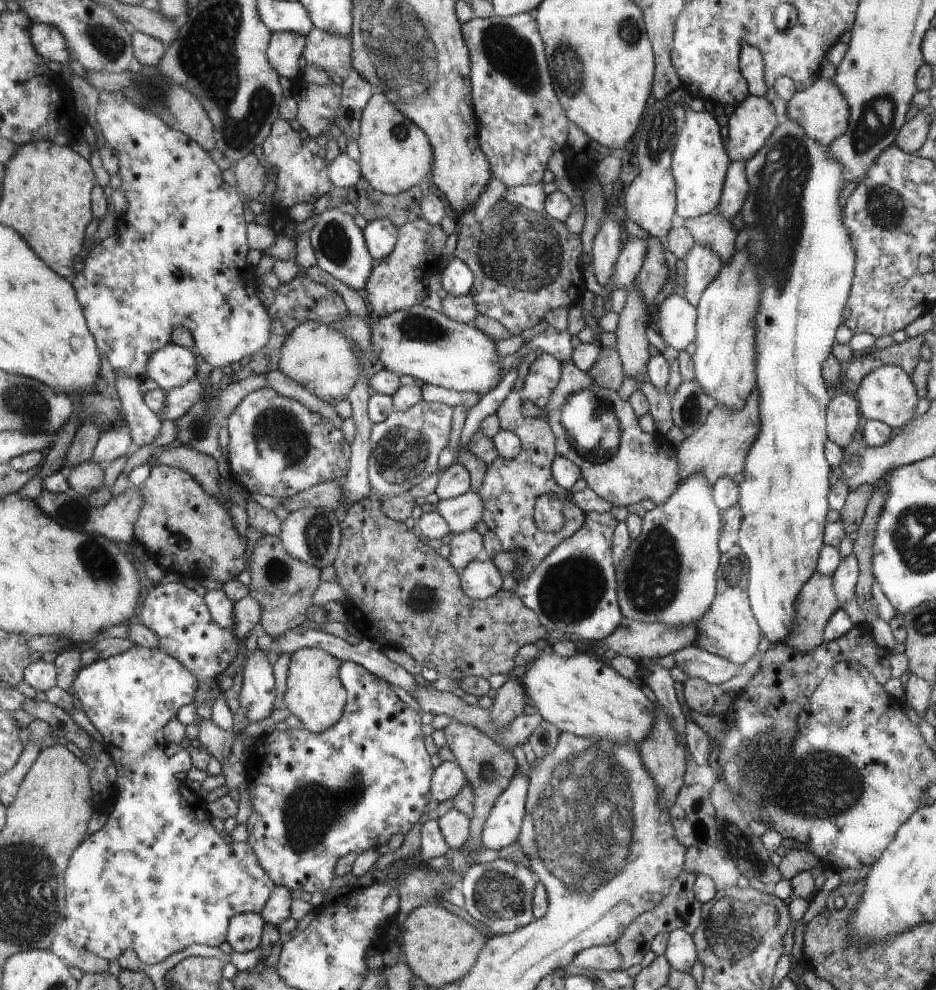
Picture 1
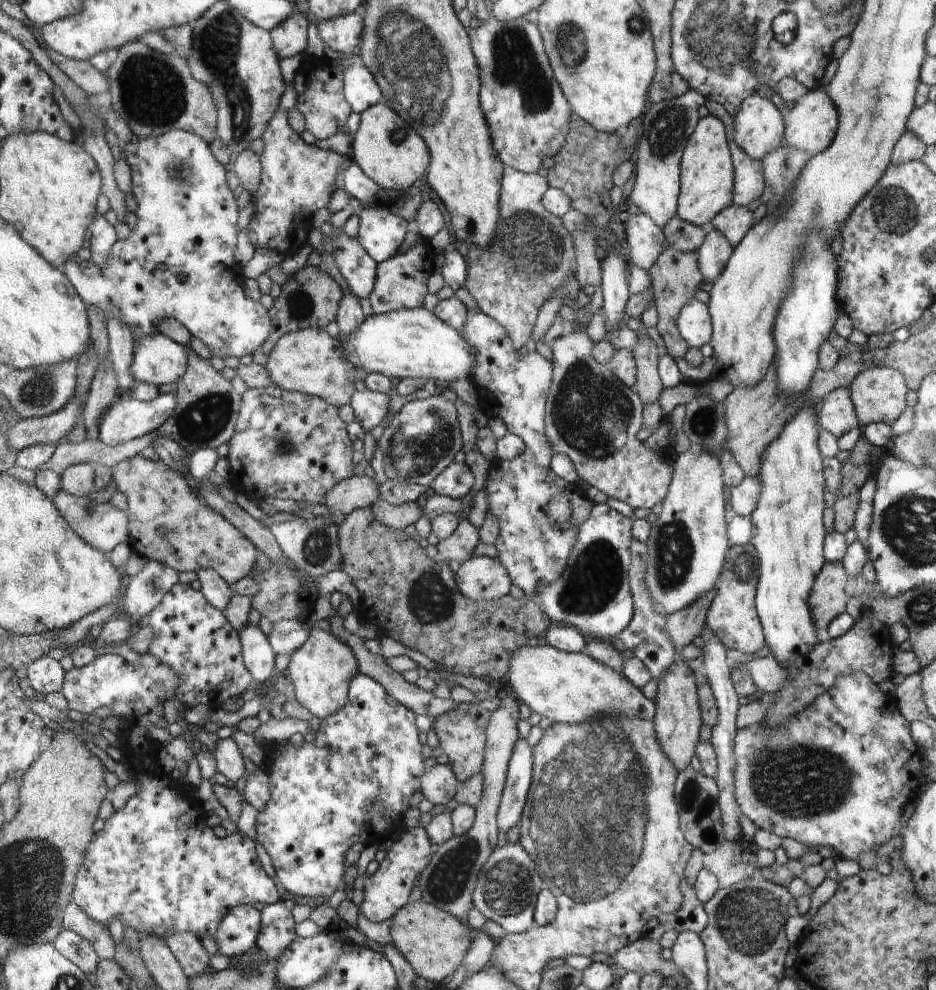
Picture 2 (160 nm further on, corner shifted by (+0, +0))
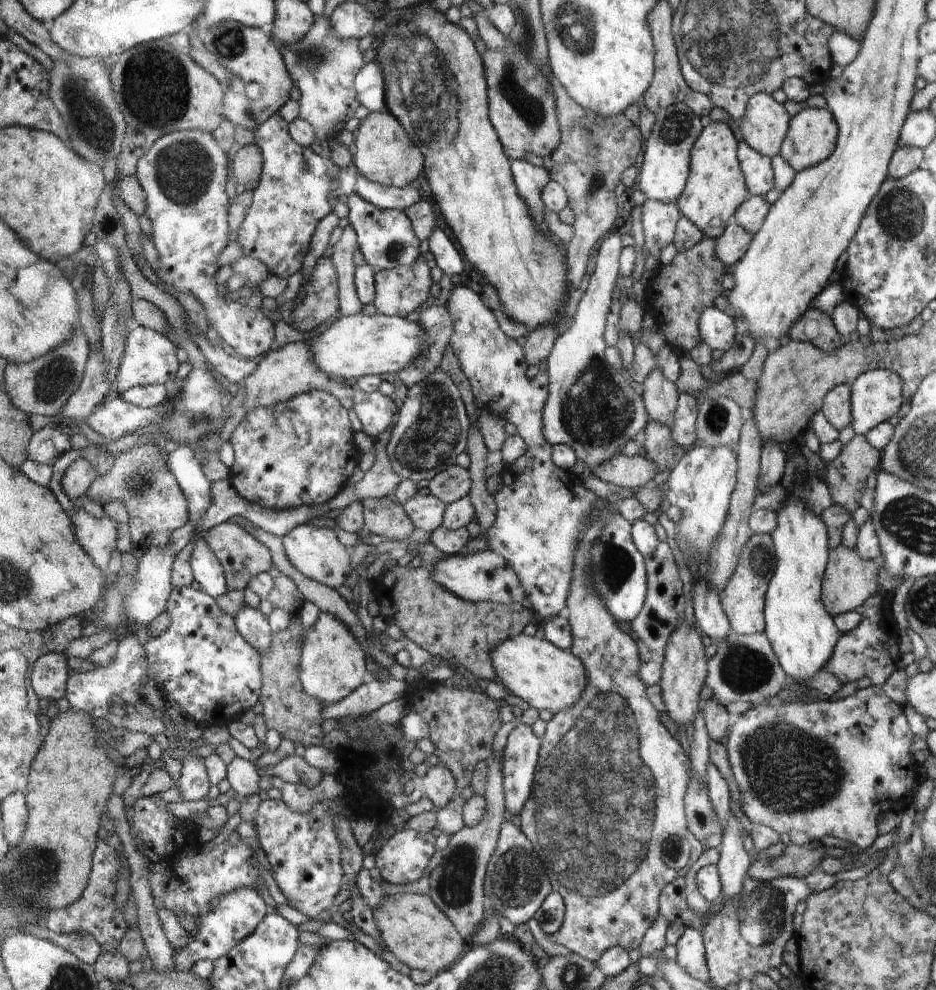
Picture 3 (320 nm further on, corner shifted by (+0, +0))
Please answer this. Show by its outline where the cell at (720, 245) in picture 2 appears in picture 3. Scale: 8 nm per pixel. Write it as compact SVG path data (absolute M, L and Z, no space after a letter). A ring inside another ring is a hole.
M735 220L730 221L725 232L716 239L717 246L715 251L717 252L717 257L723 263L726 263L726 266L736 265L750 250L754 237L754 232L747 231Z

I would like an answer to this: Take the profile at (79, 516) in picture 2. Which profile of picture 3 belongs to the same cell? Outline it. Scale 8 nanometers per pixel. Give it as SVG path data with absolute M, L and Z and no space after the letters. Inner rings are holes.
M75 502L74 526L77 526L78 542L84 547L89 557L93 559L94 564L103 572L108 570L110 554L116 548L116 524L112 522L107 514L104 518L96 518L88 514L84 509Z

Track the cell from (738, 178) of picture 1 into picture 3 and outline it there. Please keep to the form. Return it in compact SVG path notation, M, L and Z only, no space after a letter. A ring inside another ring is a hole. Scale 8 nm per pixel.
M745 140L739 145L738 154L750 194L764 197L767 192L775 188L771 158L762 156Z

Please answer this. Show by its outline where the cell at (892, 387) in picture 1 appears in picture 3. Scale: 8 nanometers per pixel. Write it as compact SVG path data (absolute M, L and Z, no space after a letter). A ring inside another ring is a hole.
M872 369L861 374L853 386L853 425L852 428L856 435L866 436L874 428L890 420L902 406L902 393L900 390L901 377L886 369Z

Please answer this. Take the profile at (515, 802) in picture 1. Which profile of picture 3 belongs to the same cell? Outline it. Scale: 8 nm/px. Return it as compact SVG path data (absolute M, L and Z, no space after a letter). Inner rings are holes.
M530 725L516 726L508 736L504 751L501 752L501 771L504 775L505 807L512 815L519 814L526 801L533 794L534 781L538 776L538 764L541 758L541 738L536 736Z

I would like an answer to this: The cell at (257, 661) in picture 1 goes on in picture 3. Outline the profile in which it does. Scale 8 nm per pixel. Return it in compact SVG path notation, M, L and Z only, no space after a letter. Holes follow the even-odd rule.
M242 605L235 616L237 630L262 654L271 643L272 630L259 607Z

